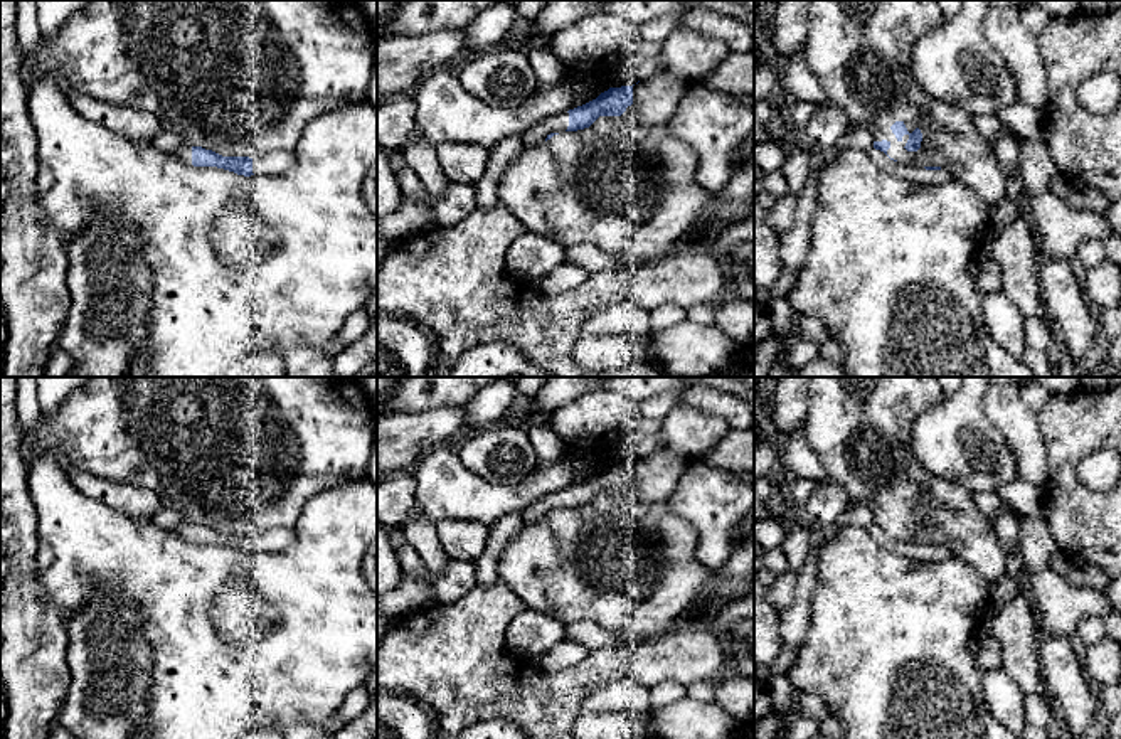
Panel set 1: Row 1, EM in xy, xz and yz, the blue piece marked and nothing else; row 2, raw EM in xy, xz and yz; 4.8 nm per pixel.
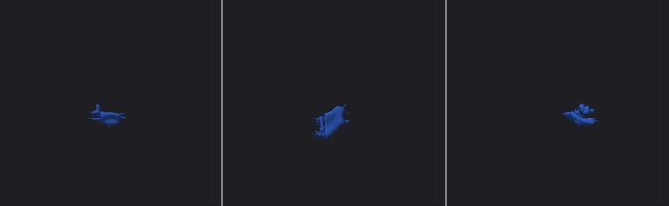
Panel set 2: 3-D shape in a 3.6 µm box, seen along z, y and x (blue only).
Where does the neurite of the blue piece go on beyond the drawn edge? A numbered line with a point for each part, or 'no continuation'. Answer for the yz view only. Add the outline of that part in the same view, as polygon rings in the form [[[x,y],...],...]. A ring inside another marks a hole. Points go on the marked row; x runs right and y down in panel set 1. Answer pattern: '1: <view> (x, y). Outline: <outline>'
1: yz (911, 172). Outline: [[[875,148],[869,150],[869,155],[879,170],[912,183],[936,185],[951,178],[946,168],[926,170],[916,163],[894,162],[884,152]]]

